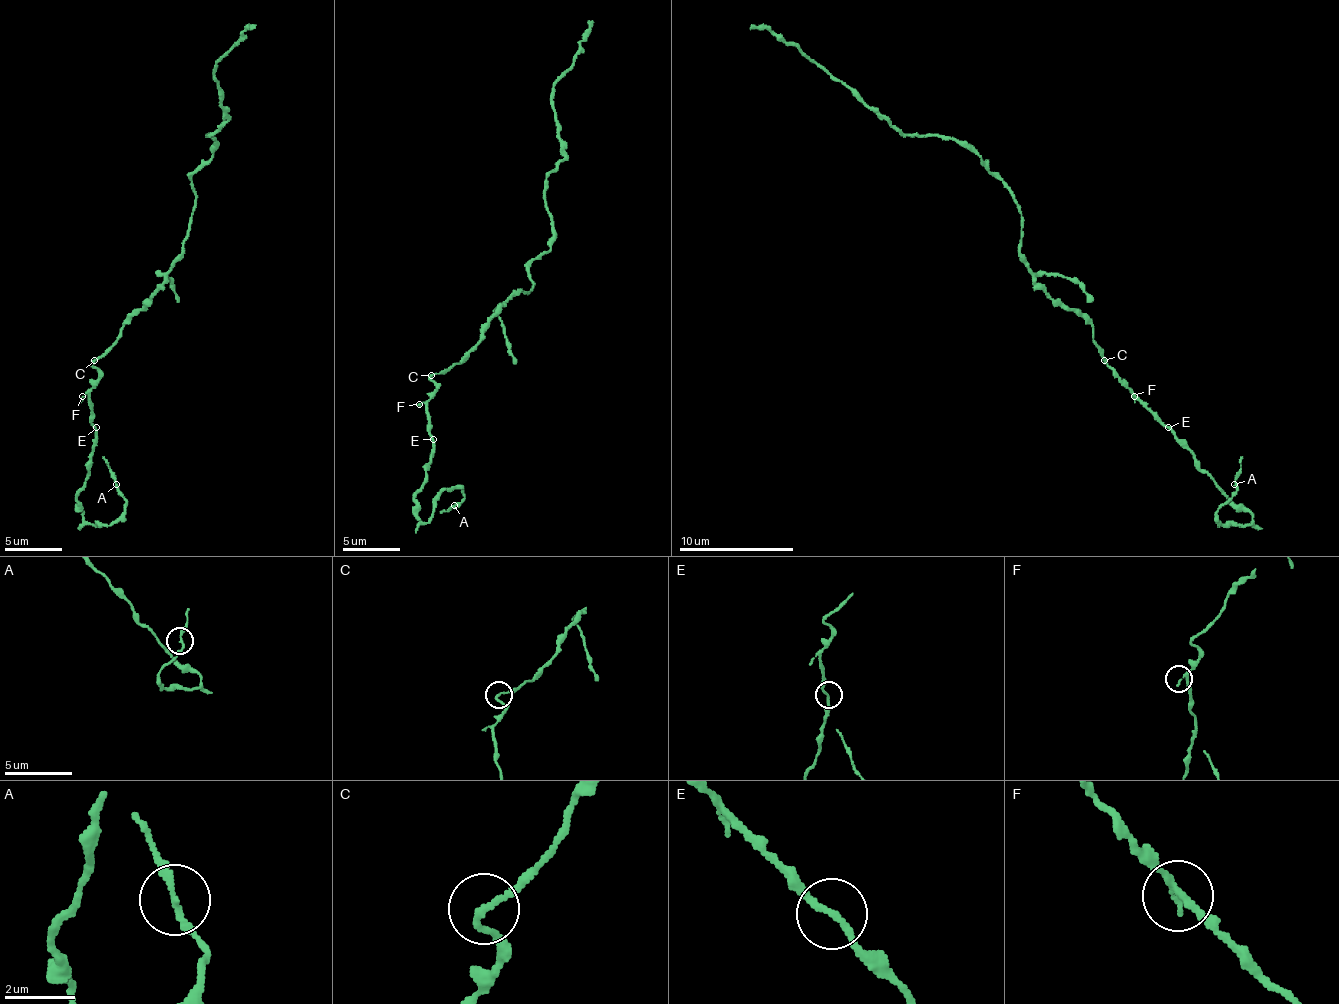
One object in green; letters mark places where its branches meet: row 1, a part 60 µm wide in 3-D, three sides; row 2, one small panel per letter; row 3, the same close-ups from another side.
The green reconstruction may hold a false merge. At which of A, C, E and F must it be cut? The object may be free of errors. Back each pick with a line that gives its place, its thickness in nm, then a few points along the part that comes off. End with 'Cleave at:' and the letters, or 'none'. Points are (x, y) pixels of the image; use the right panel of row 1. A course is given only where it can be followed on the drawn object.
Cleave at: none

